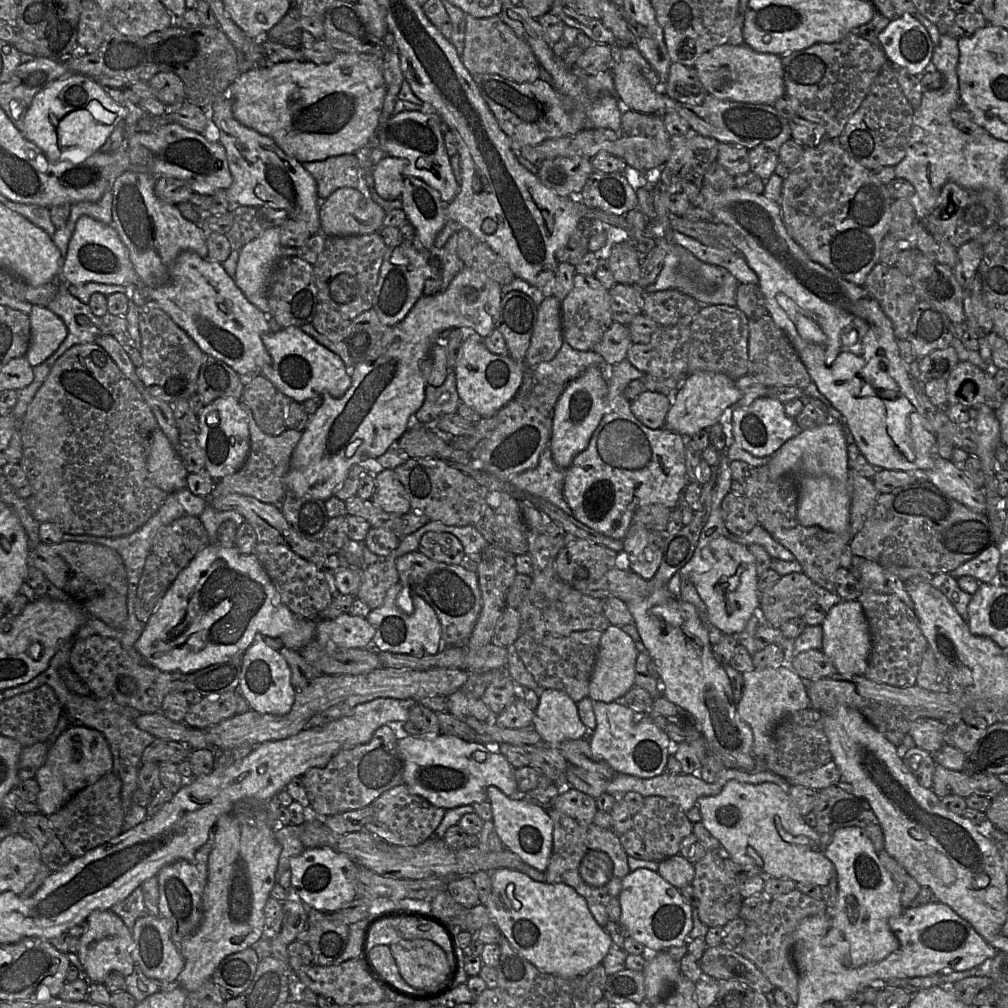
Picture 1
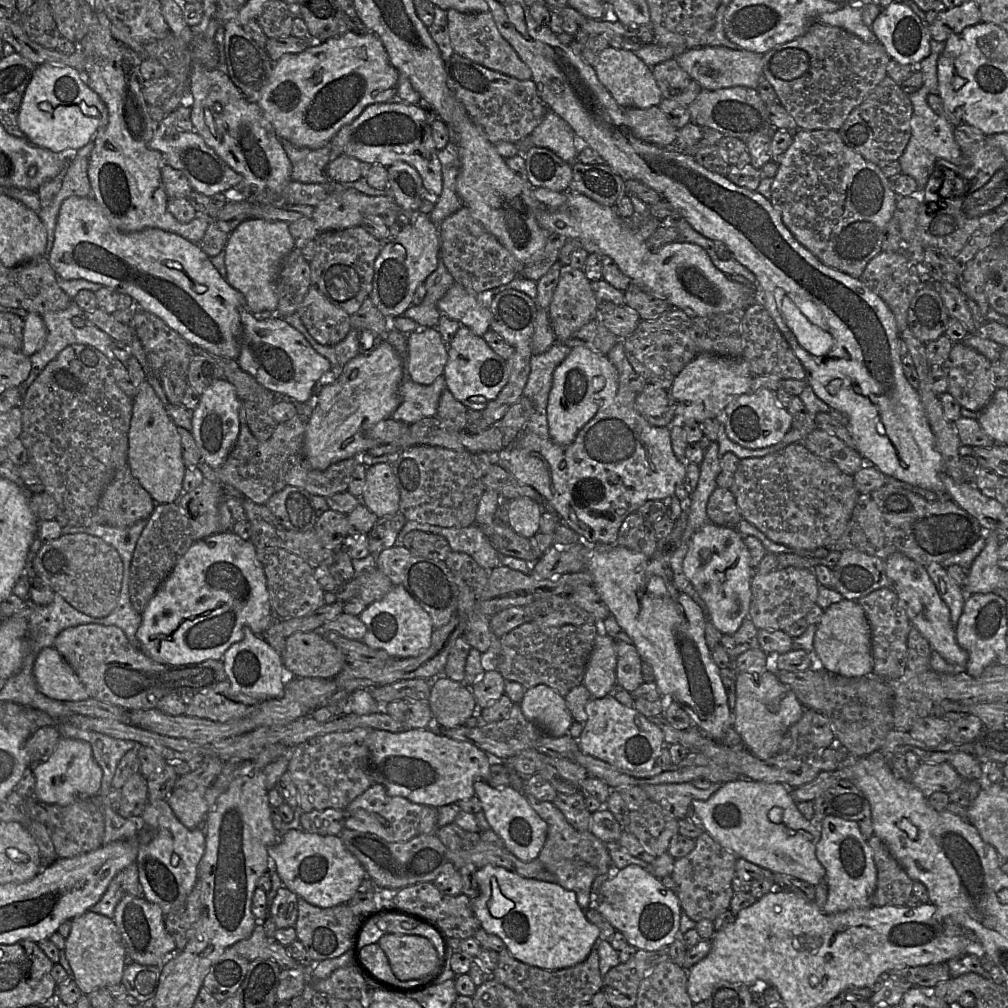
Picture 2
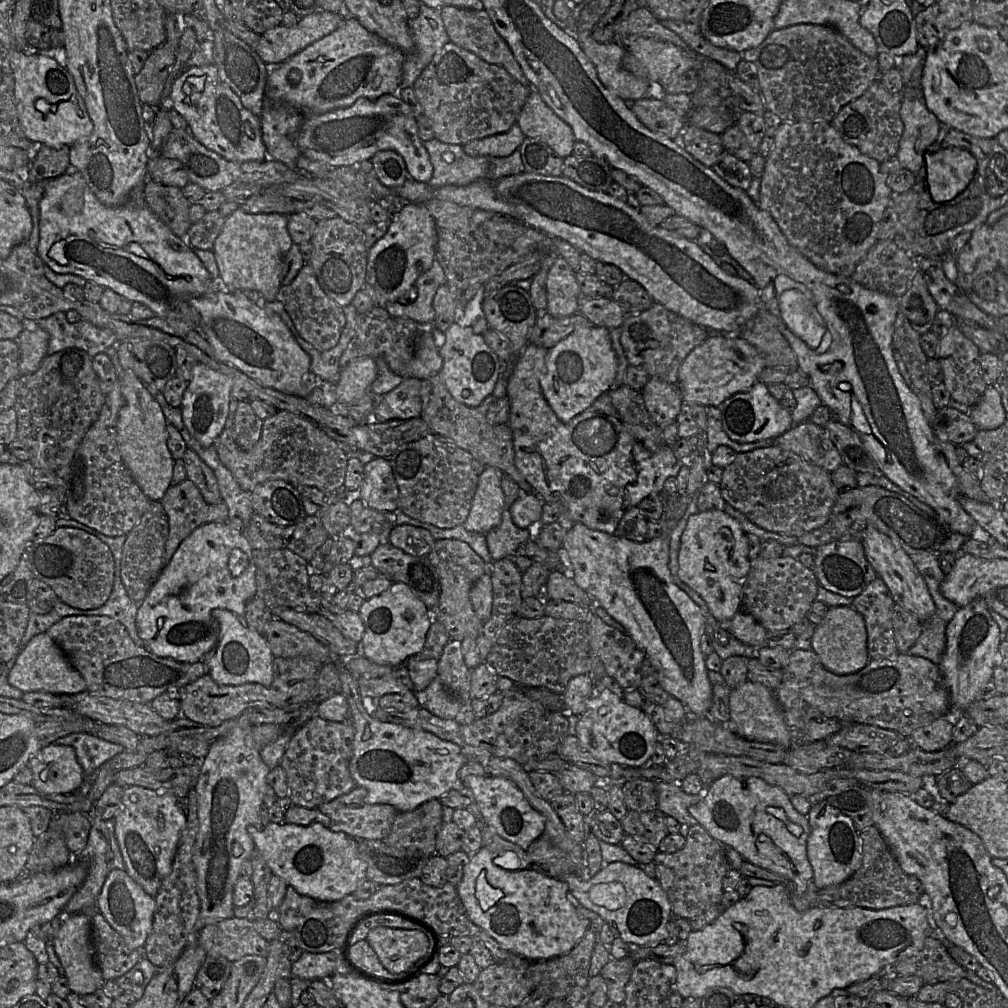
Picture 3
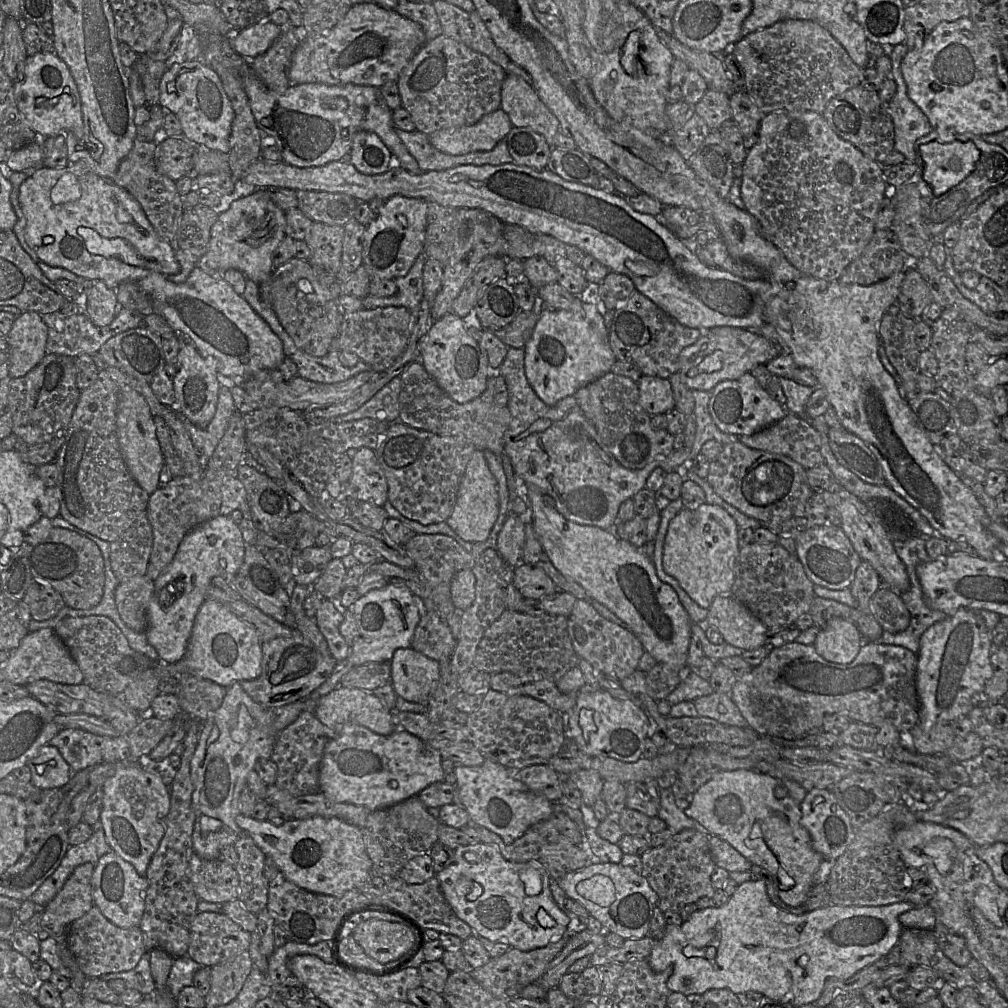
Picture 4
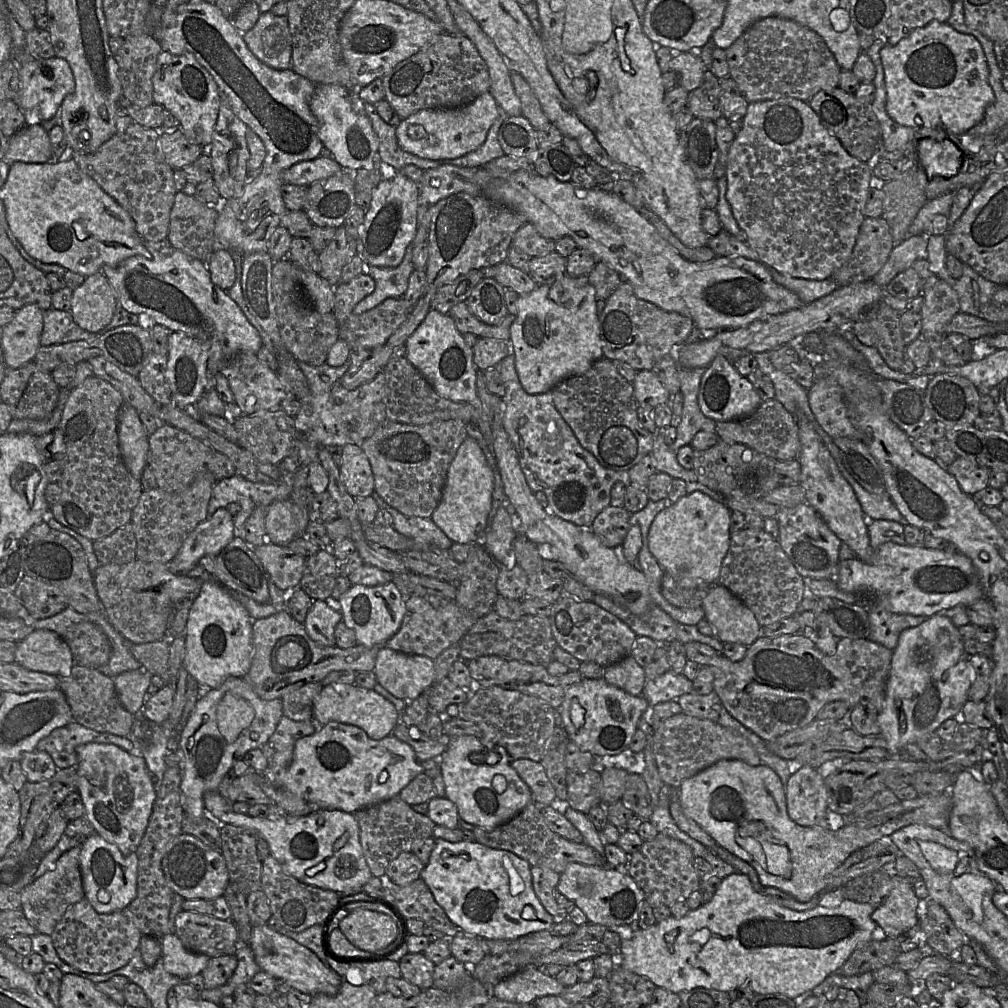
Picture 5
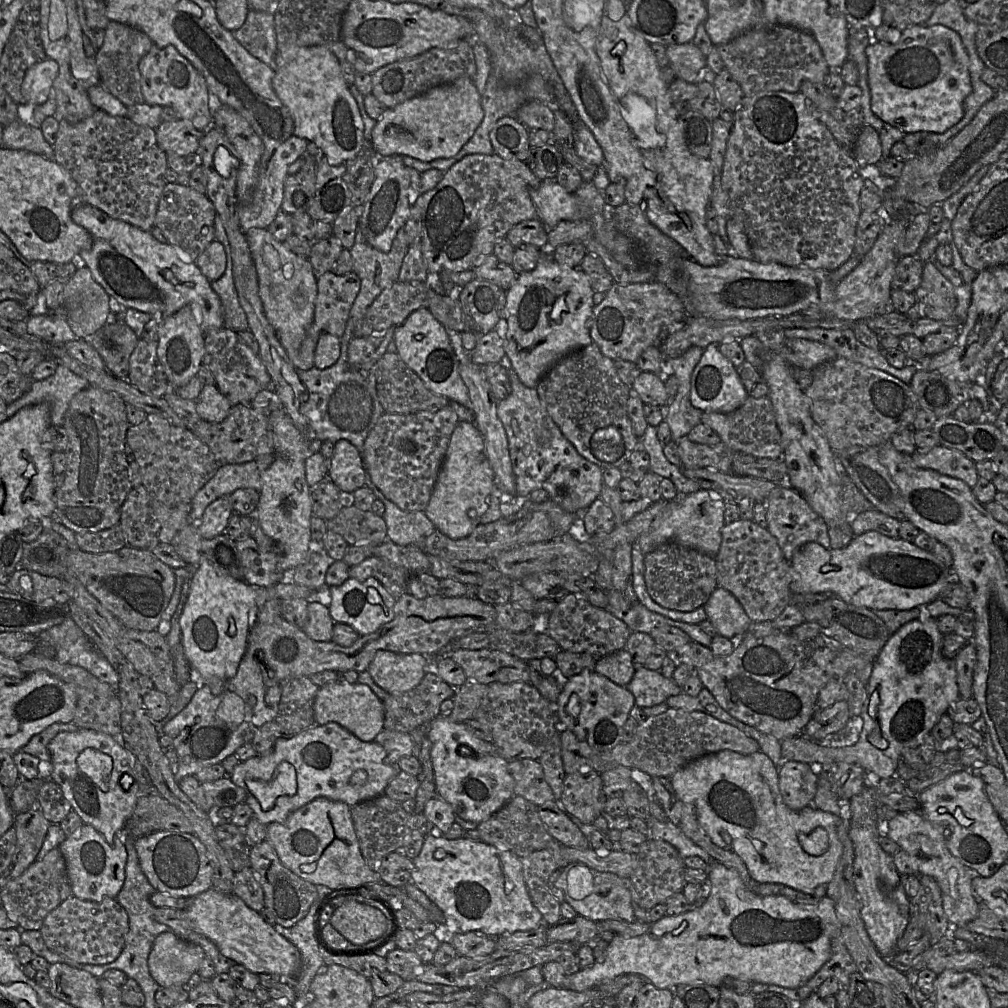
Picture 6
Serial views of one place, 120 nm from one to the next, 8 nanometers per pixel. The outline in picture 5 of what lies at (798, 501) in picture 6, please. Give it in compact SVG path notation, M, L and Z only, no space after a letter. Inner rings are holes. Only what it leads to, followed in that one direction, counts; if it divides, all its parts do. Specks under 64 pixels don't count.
M807 503L781 508L776 516L779 525L778 541L804 579L833 580L837 575L840 538L829 528L818 512Z

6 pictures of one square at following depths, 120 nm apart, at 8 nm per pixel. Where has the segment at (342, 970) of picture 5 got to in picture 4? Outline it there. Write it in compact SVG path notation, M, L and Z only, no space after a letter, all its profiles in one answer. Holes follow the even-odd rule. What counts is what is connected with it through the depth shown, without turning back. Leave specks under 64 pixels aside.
M405 967L385 977L360 973L354 975L367 990L378 997L380 1002L407 1001L408 992L422 986L421 976L416 967Z

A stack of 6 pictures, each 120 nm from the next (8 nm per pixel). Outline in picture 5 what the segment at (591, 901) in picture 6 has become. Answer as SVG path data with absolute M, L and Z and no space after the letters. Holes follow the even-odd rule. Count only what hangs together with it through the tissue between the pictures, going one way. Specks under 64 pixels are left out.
M570 863L560 874L557 890L581 909L589 923L611 927L637 928L645 896L624 869Z

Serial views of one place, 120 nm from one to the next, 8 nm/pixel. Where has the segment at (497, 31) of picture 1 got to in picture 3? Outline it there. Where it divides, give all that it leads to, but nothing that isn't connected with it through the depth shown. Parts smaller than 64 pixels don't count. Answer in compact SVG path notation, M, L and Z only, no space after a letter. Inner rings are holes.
M444 6L441 8L441 17L447 35L452 43L470 51L490 64L503 67L519 83L529 85L529 81L516 61L511 49L496 32L487 12L484 9L472 10L456 6Z

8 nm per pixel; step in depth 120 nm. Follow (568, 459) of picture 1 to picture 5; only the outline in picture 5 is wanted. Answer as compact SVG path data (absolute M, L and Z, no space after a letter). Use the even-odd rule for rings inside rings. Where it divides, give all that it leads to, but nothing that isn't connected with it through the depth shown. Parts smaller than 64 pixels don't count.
M563 274L549 278L528 294L521 294L517 301L517 314L510 327L510 346L515 356L516 371L525 392L549 392L560 381L584 374L593 363L603 358L599 318L596 311L597 297L587 276L578 278Z

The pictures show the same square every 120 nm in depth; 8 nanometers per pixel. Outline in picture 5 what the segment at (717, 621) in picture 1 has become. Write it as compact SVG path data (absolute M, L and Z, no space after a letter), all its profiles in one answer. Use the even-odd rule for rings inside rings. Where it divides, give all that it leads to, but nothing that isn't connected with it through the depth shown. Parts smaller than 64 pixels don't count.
M694 491L670 503L654 518L648 547L663 570L684 587L718 582L721 566L730 546L731 510L701 491Z

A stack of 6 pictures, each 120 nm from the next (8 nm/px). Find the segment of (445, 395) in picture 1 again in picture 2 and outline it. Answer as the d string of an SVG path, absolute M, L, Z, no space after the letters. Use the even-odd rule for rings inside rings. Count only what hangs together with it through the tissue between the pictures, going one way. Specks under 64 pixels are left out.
M405 360L404 378L398 391L399 405L391 418L412 424L426 417L436 416L438 403L445 389L446 380L443 375L429 385L418 384L410 380Z

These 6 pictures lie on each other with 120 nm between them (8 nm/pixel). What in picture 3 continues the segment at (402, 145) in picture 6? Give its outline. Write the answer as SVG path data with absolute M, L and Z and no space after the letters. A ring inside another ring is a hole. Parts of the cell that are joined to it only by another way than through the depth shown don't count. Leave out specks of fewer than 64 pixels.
M516 123L505 133L470 141L462 148L470 156L507 157L519 149L524 138Z

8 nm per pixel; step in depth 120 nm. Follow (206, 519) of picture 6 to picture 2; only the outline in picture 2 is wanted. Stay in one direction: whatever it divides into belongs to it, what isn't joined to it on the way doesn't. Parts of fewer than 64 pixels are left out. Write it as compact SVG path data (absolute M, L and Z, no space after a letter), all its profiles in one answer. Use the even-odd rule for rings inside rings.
M221 531L195 541L176 563L142 614L137 638L152 660L168 665L186 665L222 660L225 652L244 637L244 627L262 635L273 621L270 595L257 548L232 531Z

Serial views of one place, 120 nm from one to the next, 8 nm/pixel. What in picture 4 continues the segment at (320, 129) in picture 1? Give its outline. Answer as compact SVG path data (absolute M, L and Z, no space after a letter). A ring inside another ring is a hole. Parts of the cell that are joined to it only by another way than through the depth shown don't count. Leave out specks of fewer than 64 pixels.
M374 1L359 2L330 30L302 39L292 57L288 79L290 84L354 84L380 88L388 82L395 82L402 70L425 43L424 32L418 23L400 15L395 10L384 8Z

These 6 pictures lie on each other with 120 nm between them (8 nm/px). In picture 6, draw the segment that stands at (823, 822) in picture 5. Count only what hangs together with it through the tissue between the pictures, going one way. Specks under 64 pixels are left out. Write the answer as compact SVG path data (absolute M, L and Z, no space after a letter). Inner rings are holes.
M786 761L778 775L781 795L790 809L799 811L813 804L818 776L808 763Z

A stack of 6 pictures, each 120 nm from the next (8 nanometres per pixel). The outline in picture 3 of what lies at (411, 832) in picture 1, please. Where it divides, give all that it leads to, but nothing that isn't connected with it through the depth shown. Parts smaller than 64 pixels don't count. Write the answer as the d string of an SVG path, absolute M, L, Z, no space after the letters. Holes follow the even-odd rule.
M356 786L351 792L321 804L317 809L330 818L331 824L329 828L331 831L344 832L354 839L382 841L389 835L393 822L399 812L388 804L366 803L367 793L366 788Z

